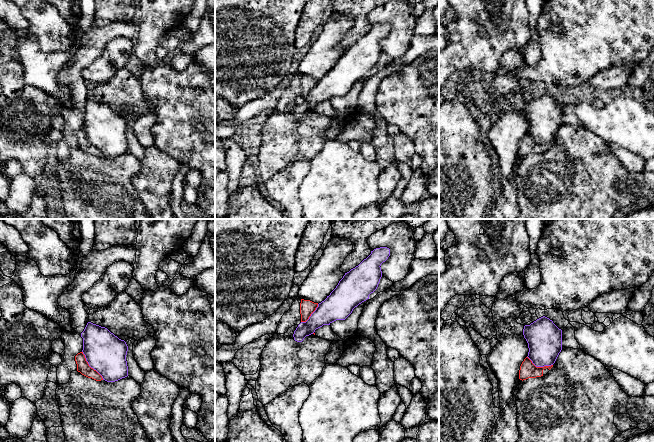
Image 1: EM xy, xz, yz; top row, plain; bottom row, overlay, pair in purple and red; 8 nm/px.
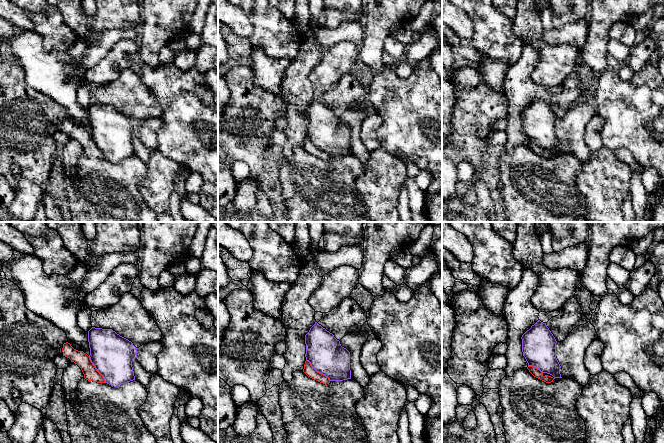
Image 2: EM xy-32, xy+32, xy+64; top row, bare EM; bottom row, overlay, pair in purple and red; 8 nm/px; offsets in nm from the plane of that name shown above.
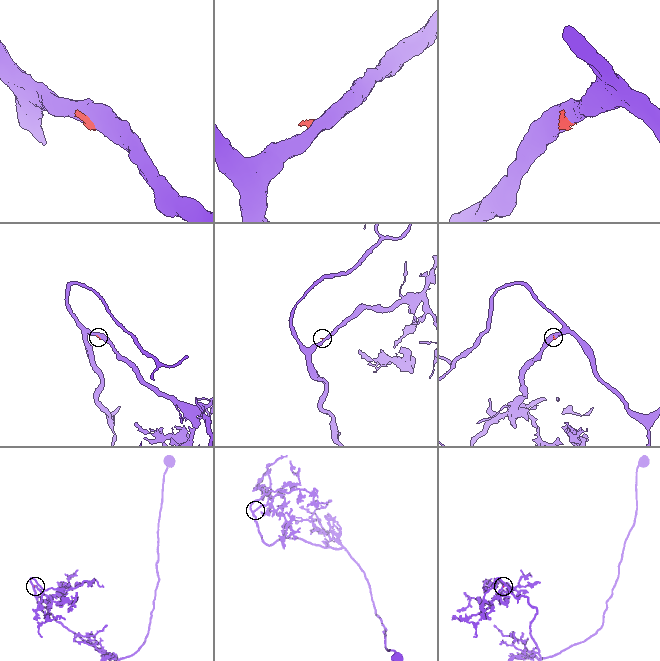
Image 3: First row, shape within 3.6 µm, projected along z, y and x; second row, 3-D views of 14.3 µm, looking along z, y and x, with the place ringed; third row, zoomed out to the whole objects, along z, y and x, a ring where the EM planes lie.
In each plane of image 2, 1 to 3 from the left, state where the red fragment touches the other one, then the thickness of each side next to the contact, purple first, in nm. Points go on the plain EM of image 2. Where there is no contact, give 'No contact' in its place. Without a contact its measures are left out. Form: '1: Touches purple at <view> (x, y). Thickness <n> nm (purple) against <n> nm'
1: Touches purple at xy-32 (96, 144). Thickness 340 nm (purple) against 120 nm
2: Touches purple at xy+32 (318, 147). Thickness 280 nm (purple) against 80 nm
3: Touches purple at xy+64 (536, 143). Thickness 280 nm (purple) against 70 nm

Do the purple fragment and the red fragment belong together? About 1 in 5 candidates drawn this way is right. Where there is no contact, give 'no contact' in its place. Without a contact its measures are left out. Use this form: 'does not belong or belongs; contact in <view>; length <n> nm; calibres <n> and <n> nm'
does not belong; contact in xy; length 280 nm; calibres 320 and 100 nm

